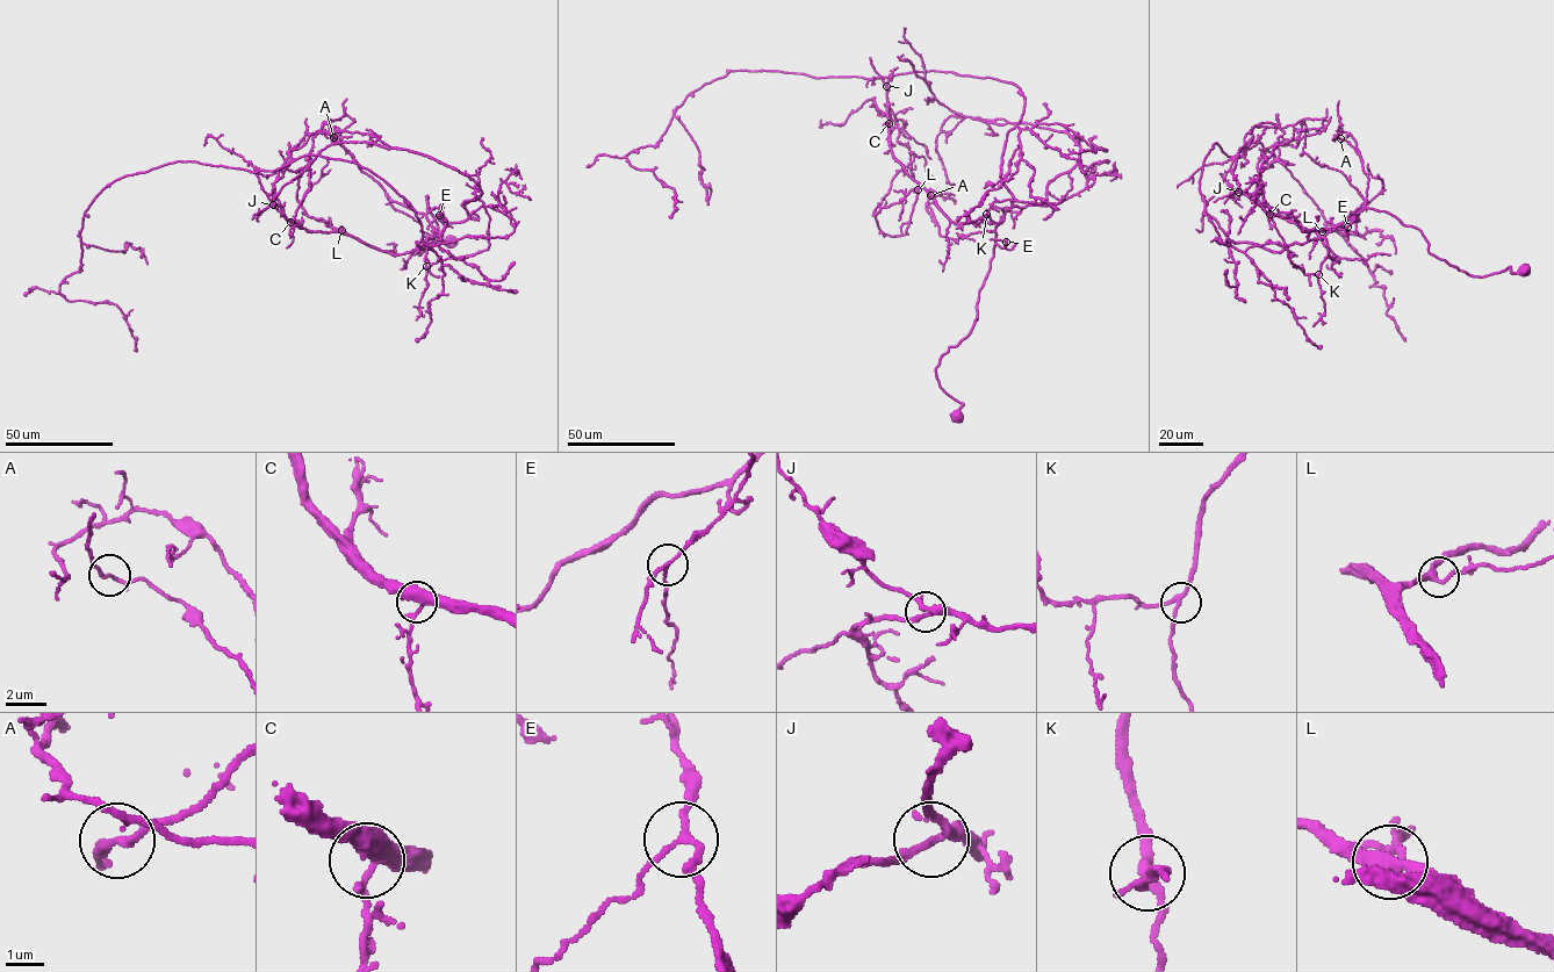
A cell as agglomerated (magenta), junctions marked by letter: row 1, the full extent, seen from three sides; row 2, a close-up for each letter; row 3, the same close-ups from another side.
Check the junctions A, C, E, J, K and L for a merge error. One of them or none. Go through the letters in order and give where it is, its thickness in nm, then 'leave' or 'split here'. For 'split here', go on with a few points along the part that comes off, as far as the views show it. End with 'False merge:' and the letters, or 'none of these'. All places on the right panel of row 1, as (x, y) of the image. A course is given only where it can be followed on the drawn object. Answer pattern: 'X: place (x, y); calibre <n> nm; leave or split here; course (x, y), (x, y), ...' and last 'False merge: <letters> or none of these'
A: place (1340, 138); calibre 150 nm; leave
C: place (1270, 214); calibre 440 nm; leave
E: place (1347, 227); calibre 160 nm; leave
J: place (1238, 192); calibre 220 nm; leave
K: place (1318, 274); calibre 200 nm; leave
L: place (1322, 231); calibre 300 nm; leave
False merge: none of these

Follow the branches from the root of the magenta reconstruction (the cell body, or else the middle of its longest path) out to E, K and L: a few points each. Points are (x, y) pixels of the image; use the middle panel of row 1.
E: (956, 418), (963, 404), (941, 387), (936, 367), (977, 319), (978, 292), (994, 245), (1004, 249), (1006, 242)
K: (956, 418), (963, 404), (941, 387), (936, 368), (978, 318), (978, 292), (1002, 218), (995, 223), (986, 215)
L: (956, 418), (963, 404), (941, 387), (936, 368), (978, 318), (1002, 218), (954, 223), (918, 189)

